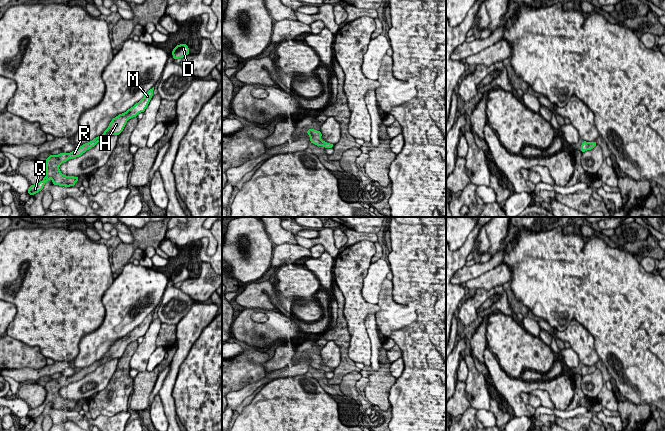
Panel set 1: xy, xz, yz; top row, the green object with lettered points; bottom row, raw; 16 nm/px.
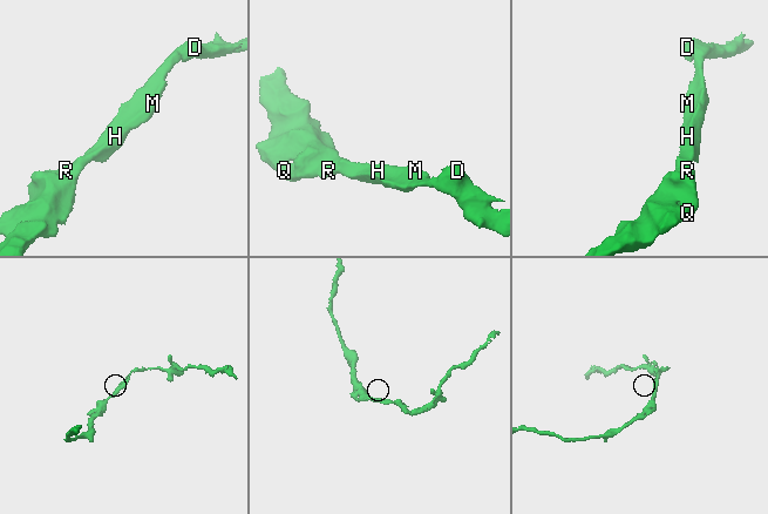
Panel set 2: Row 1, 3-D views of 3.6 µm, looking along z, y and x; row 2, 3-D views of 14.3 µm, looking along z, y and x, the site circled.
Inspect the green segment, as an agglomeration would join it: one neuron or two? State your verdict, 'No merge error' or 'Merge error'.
No merge error

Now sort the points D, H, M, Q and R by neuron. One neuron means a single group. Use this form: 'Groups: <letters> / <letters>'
Groups: D H M Q R

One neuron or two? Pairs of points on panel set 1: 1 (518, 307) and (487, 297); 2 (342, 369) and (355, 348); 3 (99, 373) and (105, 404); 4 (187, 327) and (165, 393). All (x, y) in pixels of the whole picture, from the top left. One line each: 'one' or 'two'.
1: two
2: two
3: two
4: one

